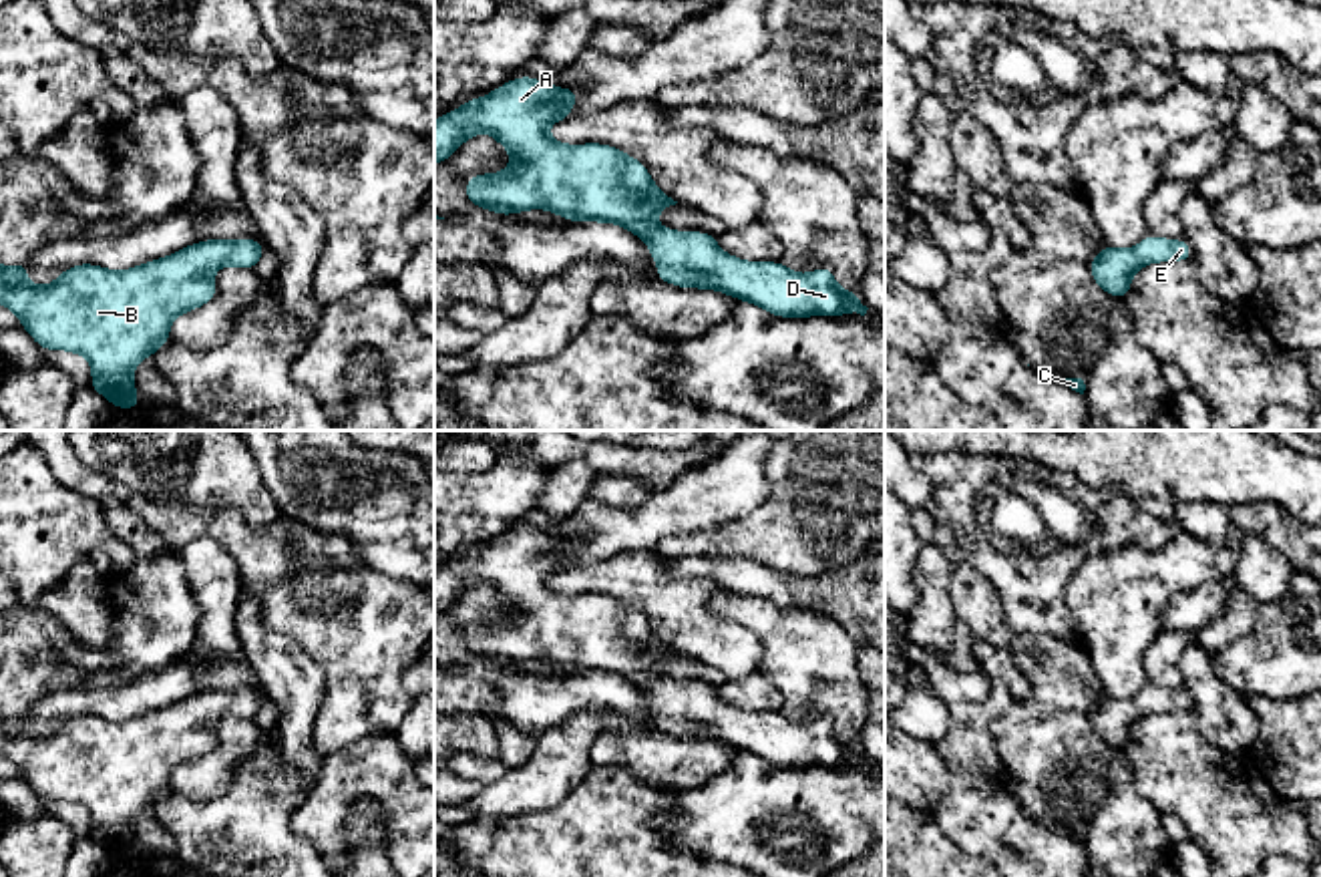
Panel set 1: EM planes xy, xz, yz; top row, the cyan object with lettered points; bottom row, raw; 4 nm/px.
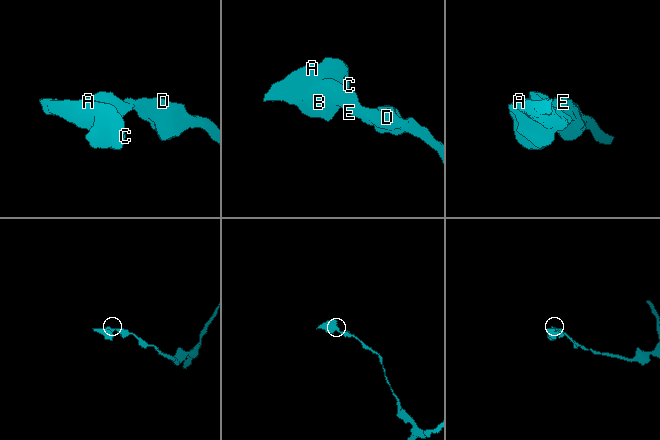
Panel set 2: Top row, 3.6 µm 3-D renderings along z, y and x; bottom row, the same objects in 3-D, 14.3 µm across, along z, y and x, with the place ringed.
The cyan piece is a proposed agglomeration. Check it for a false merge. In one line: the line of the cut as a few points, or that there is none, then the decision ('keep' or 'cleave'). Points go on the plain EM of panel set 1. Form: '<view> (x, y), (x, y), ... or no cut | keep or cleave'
no cut | keep

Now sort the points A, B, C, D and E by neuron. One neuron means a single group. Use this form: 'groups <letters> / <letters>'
groups A B C D E

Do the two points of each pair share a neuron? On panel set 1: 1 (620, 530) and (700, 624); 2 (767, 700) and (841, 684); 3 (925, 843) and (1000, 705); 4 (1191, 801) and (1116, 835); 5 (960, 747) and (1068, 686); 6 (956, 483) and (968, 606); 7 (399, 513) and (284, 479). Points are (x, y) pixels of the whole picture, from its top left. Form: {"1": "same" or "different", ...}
{"1": "different", "2": "different", "3": "different", "4": "different", "5": "different", "6": "different", "7": "same"}

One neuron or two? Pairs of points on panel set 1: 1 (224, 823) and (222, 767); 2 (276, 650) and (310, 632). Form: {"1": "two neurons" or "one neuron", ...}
{"1": "two neurons", "2": "two neurons"}

